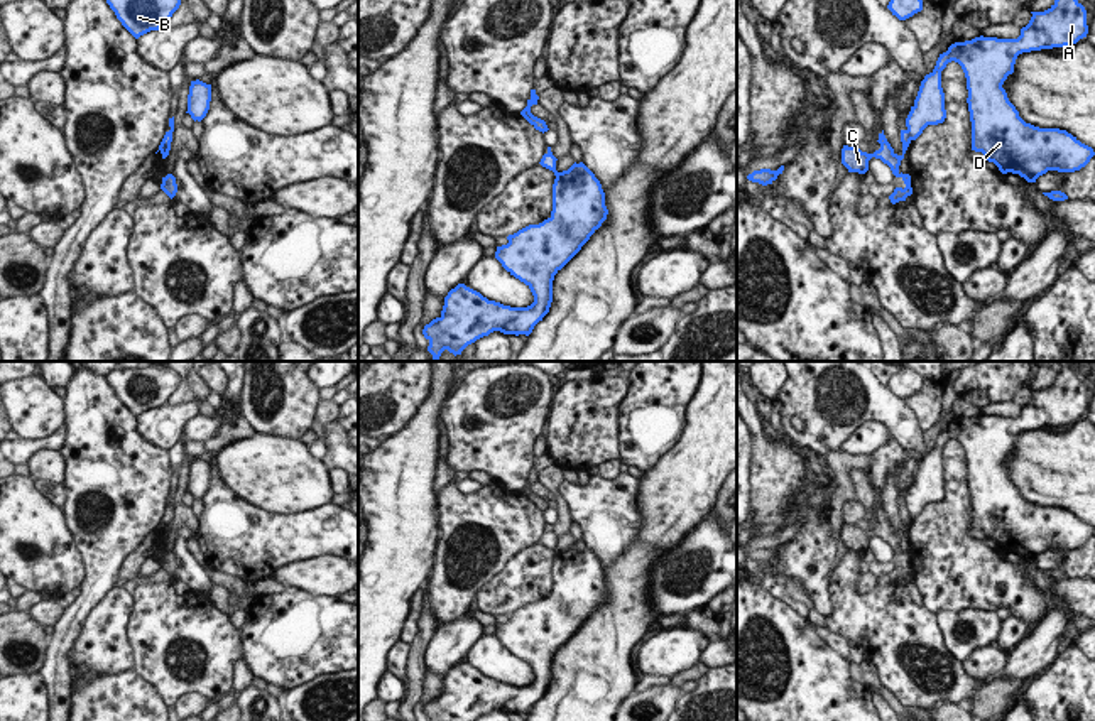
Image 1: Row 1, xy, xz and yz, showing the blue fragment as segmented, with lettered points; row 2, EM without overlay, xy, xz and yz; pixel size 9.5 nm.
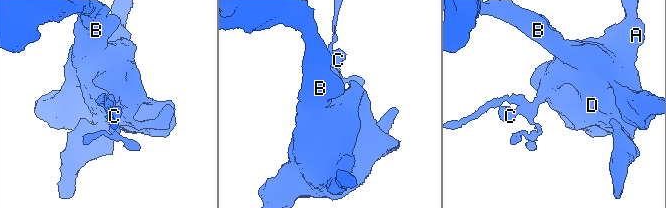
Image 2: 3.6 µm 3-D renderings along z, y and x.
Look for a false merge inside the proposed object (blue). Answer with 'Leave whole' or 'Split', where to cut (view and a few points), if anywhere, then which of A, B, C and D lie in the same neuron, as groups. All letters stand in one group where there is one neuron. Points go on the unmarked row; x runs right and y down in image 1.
Split. Split along yz (904, 509), (911, 517). Groups: A B D / C

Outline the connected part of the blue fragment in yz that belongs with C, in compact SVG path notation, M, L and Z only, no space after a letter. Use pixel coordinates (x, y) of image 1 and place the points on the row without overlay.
M884 508L879 512L880 527L874 532L862 530L857 525L843 523L842 527L842 542L848 547L848 550L858 550L865 552L869 549L869 539L872 535L880 537L884 542L887 542L896 556L901 556L906 562L906 566L896 566L894 571L889 574L891 581L896 583L899 579L906 579L907 574L912 572L911 566L911 554L902 552L899 549L901 539L904 537L904 532L911 522L909 512L906 508L901 508L901 520L902 520L902 532L897 534L891 522L887 520Z

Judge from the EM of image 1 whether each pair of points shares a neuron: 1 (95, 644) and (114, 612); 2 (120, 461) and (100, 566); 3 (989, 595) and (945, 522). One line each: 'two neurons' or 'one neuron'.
1: one neuron
2: one neuron
3: one neuron

